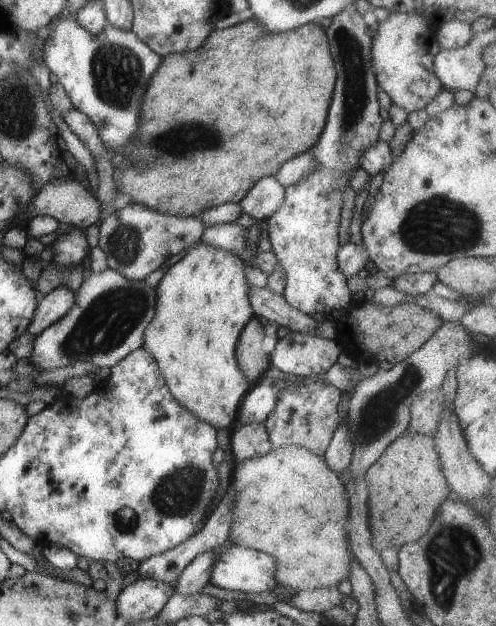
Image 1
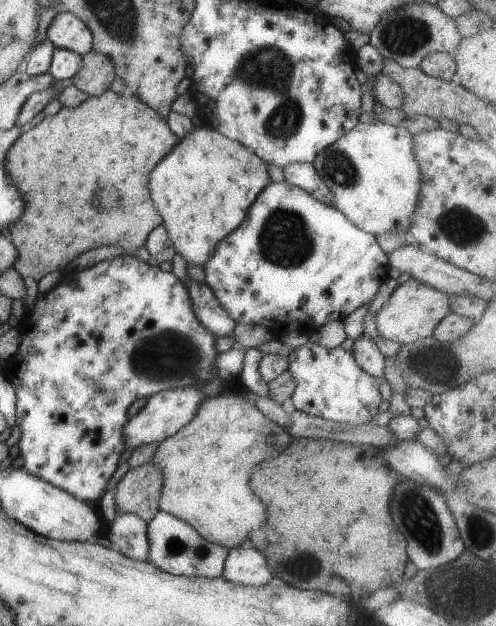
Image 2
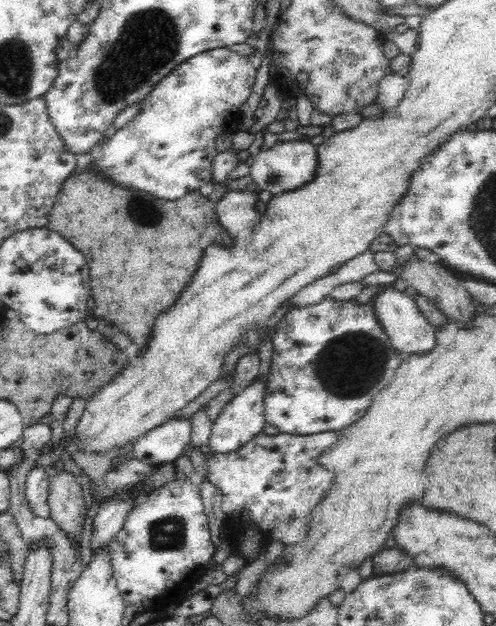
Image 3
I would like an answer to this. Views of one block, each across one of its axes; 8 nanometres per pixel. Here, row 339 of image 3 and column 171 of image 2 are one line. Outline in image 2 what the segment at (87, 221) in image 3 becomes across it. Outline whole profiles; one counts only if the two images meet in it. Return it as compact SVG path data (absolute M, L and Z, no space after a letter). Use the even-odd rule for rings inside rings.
M106 90L100 96L88 97L76 108L62 107L56 114L46 115L34 128L23 129L21 134L10 147L4 168L8 168L8 174L12 180L16 180L20 192L24 192L26 212L20 222L16 220L6 230L6 234L18 252L13 267L20 273L26 286L26 296L22 302L25 310L29 311L39 295L36 292L39 280L52 271L63 272L70 260L74 260L78 254L98 246L118 246L118 240L128 253L145 245L152 229L162 222L158 210L150 202L148 174L180 139L168 128L167 119L146 106L142 100L131 94L120 95L111 90ZM98 192L106 192L104 196L108 198L112 196L114 206L100 210L98 200L102 194Z

